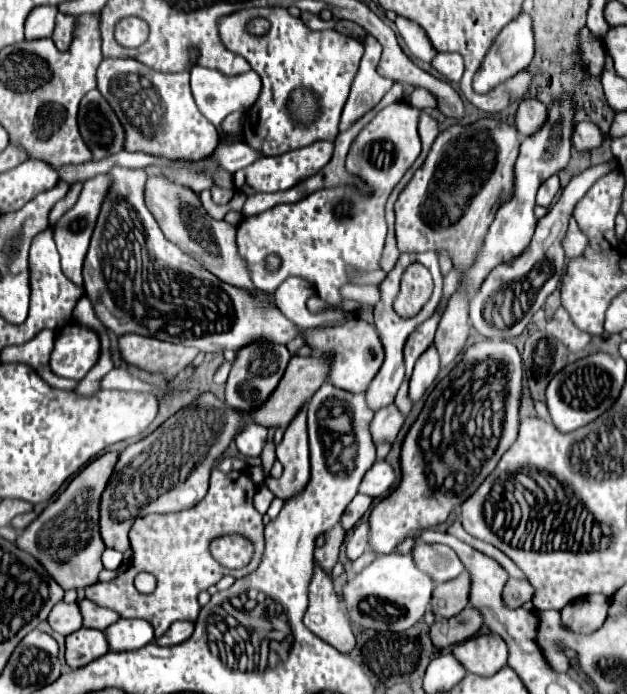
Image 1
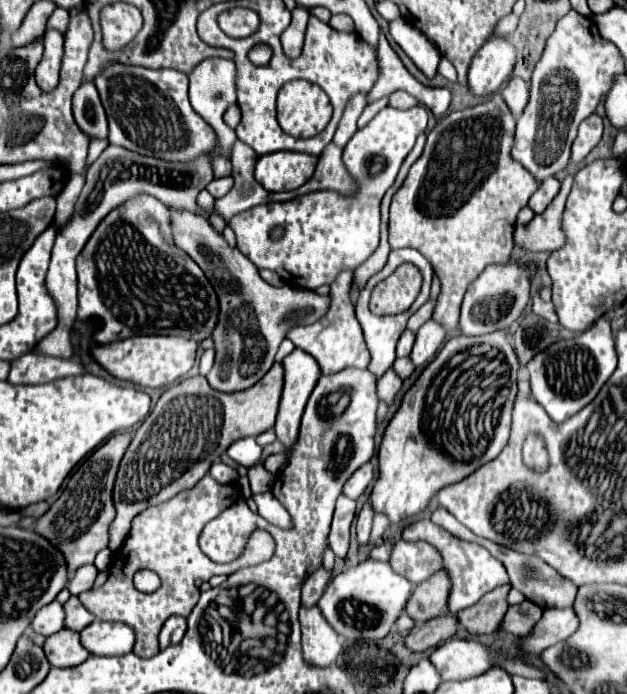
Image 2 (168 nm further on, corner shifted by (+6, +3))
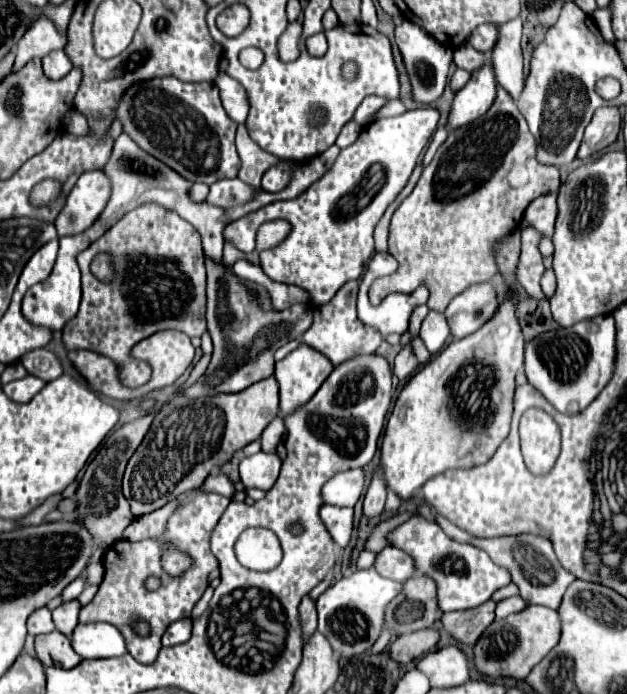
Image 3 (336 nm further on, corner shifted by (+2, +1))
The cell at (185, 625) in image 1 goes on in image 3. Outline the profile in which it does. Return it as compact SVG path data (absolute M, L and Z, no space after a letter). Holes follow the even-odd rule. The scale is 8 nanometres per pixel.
M185 618L185 620L177 620L173 622L165 636L163 636L163 646L175 646L175 644L183 644L187 642L191 636L191 620Z

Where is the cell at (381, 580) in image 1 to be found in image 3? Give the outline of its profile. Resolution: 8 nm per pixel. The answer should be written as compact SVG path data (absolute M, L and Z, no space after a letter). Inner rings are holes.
M373 568L369 570L357 570L349 578L341 578L333 586L329 586L317 600L317 616L319 616L319 628L317 632L323 634L335 656L339 658L351 658L357 654L363 654L371 650L375 644L381 628L383 628L383 616L385 616L385 604L393 600L401 592L401 584L395 580L385 580L383 576L377 576Z

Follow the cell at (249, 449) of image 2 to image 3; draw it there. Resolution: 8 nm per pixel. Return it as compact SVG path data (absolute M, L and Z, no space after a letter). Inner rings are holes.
M257 452L253 456L247 456L239 464L239 474L241 482L247 488L259 488L259 490L269 490L281 470L281 460L277 454L267 454L267 452Z

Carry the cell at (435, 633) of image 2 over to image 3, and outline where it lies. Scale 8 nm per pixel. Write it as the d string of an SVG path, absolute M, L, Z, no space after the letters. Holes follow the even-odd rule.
M423 628L413 634L399 636L389 646L389 656L391 656L391 660L395 660L399 664L409 664L409 662L421 658L423 654L431 652L437 642L439 642L439 632L435 632L433 628Z

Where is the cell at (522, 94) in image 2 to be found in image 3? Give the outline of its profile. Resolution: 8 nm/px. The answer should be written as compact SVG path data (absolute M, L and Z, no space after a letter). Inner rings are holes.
M521 18L499 24L497 34L497 44L491 50L495 78L513 96L513 100L517 100L525 82L521 56Z

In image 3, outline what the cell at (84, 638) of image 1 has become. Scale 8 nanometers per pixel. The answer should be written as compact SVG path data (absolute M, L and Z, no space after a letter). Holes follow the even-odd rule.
M57 630L35 636L35 654L43 666L75 668L81 662L81 656L77 656L69 644L69 638Z

